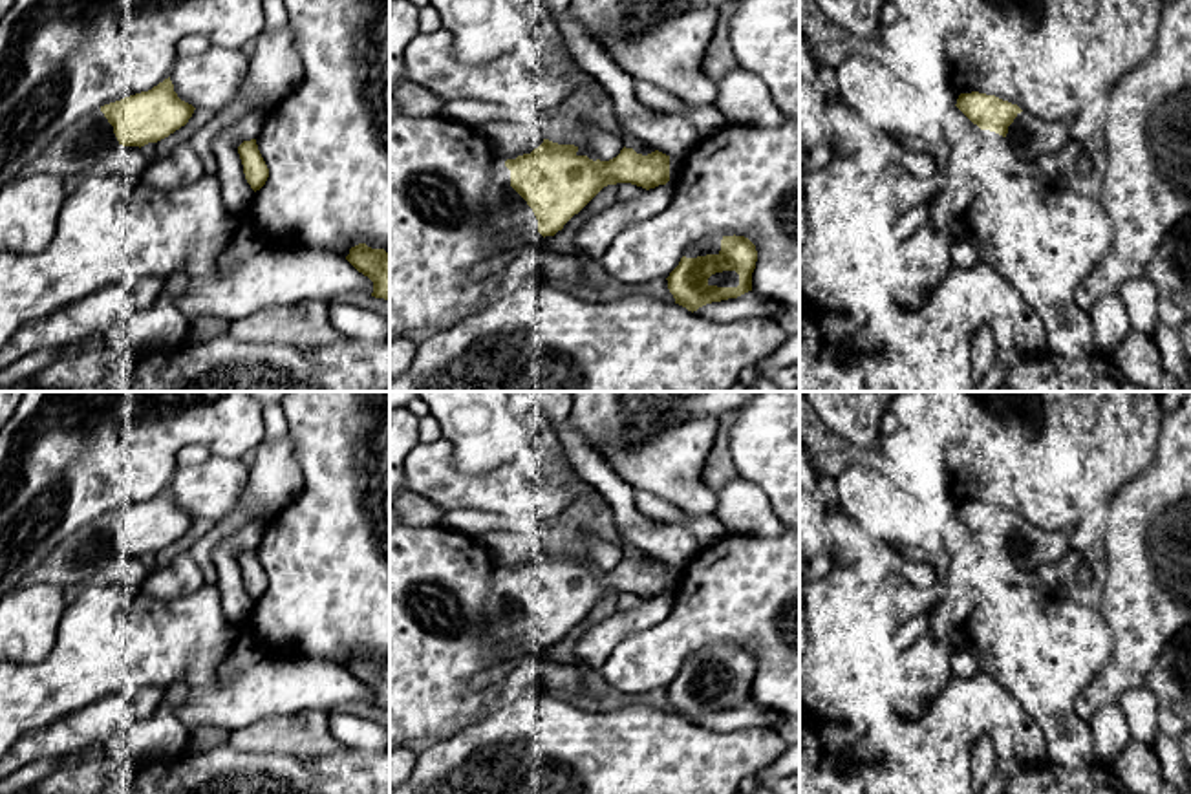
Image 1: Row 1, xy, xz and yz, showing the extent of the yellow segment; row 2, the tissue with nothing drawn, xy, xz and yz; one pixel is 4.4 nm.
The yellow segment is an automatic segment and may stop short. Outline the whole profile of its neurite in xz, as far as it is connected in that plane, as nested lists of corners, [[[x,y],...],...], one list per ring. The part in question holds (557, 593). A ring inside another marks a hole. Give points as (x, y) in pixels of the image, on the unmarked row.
[[[543,549],[531,563],[505,571],[505,576],[510,580],[509,595],[496,591],[487,595],[487,638],[505,657],[520,659],[527,653],[542,651],[545,646],[554,646],[607,595],[631,593],[649,600],[670,591],[670,565],[659,560],[642,565],[624,556],[620,563],[609,571],[593,571],[576,562],[578,556],[574,554],[558,554]]]

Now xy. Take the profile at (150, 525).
[[[168,487],[148,501],[82,525],[71,538],[59,543],[38,567],[29,571],[18,587],[31,584],[49,584],[60,589],[80,585],[117,554],[141,558],[168,547],[188,532],[194,520],[192,514],[177,507]]]

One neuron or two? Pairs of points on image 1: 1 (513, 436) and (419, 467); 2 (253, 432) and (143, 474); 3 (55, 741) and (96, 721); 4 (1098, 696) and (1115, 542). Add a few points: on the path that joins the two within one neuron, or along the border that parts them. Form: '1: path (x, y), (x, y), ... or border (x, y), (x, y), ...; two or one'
1: border (441, 436), (458, 469), (493, 471); two
2: path (225, 432), (185, 432), (171, 447); one
3: path (64, 738), (86, 729); one
4: path (1129, 657), (1129, 580); one

